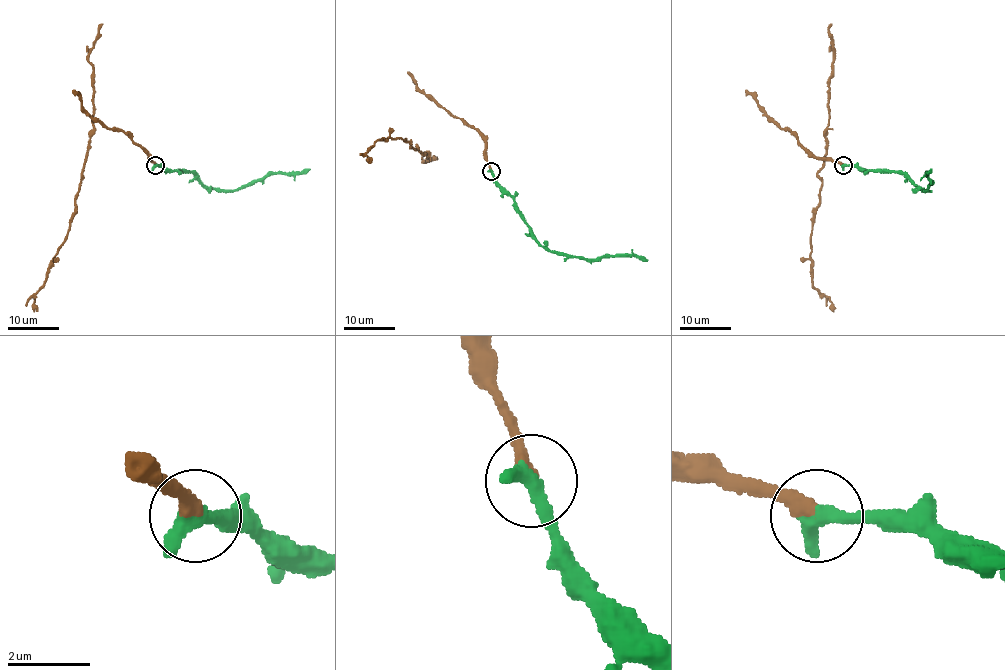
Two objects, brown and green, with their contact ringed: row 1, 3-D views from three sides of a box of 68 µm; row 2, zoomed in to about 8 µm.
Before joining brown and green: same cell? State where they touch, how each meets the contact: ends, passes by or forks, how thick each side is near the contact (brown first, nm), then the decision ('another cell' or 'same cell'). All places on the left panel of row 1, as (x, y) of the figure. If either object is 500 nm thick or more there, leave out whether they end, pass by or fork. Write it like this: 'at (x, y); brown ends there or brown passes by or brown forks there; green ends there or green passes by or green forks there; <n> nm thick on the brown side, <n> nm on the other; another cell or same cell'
at (155, 165); brown ends there; green ends there; 400 nm thick on the brown side, 480 nm on the other; same cell

